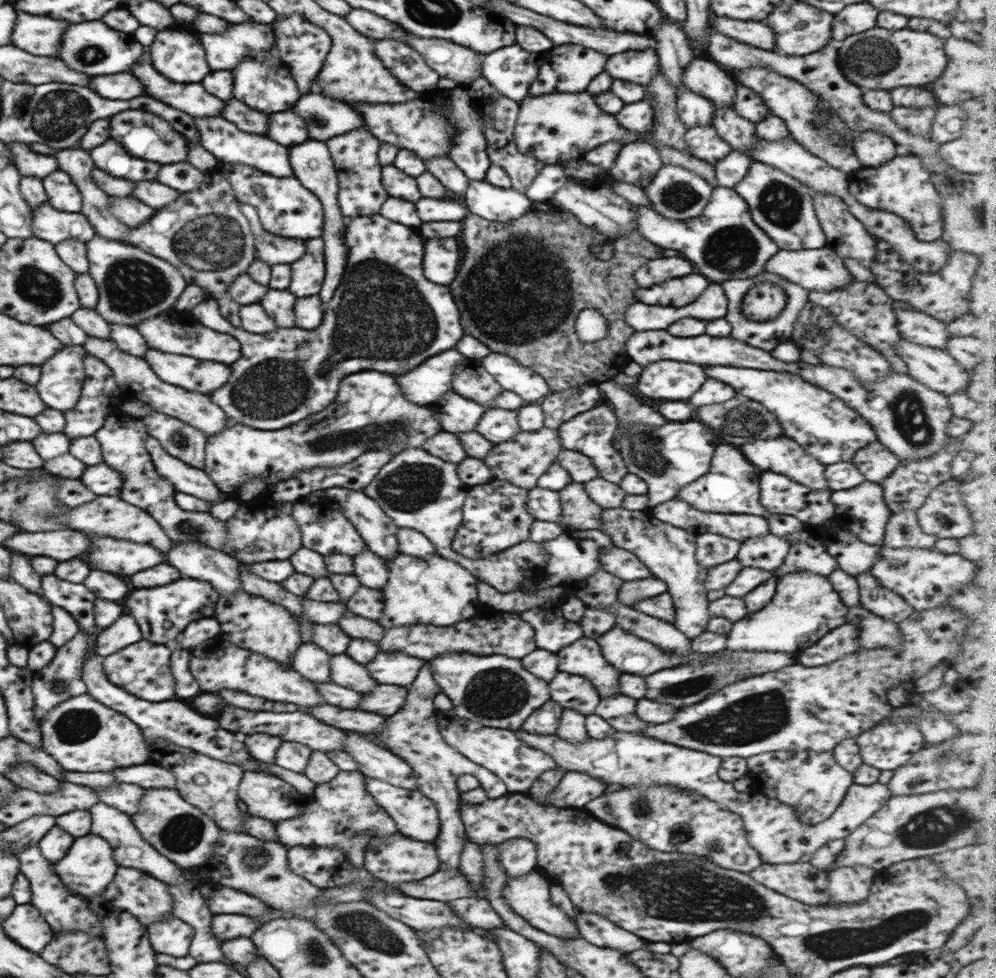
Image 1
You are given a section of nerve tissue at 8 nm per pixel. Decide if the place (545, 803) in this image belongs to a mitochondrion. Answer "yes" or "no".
no

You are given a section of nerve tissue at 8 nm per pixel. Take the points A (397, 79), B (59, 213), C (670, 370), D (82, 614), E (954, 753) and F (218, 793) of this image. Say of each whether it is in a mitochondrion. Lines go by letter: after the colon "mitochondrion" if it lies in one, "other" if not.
A: other
B: other
C: other
D: other
E: mitochondrion
F: other

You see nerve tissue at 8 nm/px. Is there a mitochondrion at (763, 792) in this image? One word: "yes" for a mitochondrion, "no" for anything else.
no

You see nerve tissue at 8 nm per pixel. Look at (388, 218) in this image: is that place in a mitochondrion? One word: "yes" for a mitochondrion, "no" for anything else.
no

